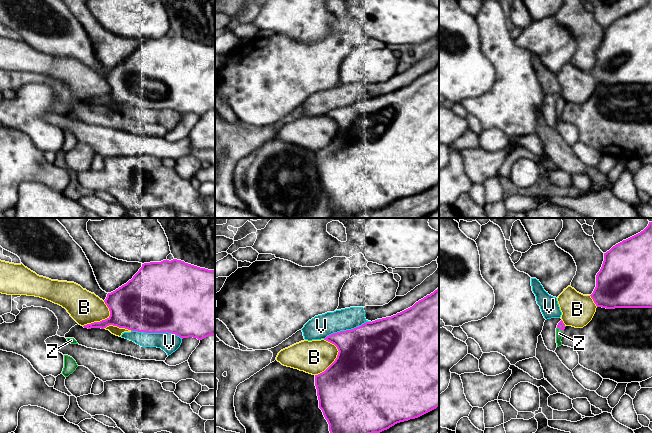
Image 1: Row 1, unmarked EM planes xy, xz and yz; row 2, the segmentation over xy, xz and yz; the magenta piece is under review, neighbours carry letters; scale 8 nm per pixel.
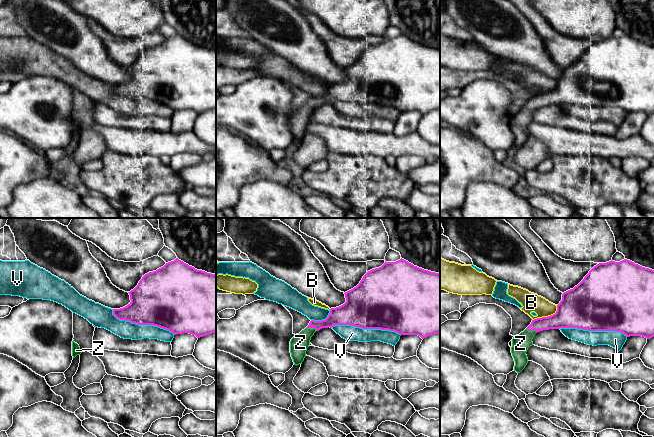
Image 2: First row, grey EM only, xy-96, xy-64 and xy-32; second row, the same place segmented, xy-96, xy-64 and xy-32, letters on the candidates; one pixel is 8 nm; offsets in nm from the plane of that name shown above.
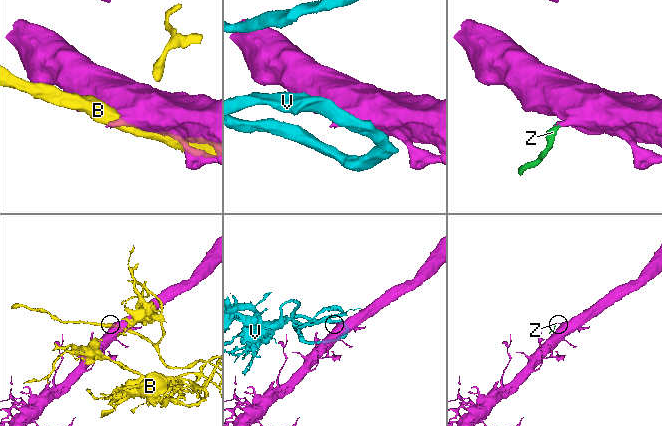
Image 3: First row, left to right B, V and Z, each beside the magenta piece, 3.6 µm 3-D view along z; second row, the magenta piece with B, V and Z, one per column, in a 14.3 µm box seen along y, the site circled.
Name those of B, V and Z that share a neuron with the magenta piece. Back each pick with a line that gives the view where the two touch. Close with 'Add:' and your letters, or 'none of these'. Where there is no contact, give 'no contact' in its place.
Z: contact in yz
Add: Z

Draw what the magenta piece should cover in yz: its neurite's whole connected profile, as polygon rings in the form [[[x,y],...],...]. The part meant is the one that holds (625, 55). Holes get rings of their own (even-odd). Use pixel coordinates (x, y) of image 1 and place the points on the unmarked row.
[[[652,0],[604,29],[596,63],[590,72],[597,83],[606,85],[652,84]]]

